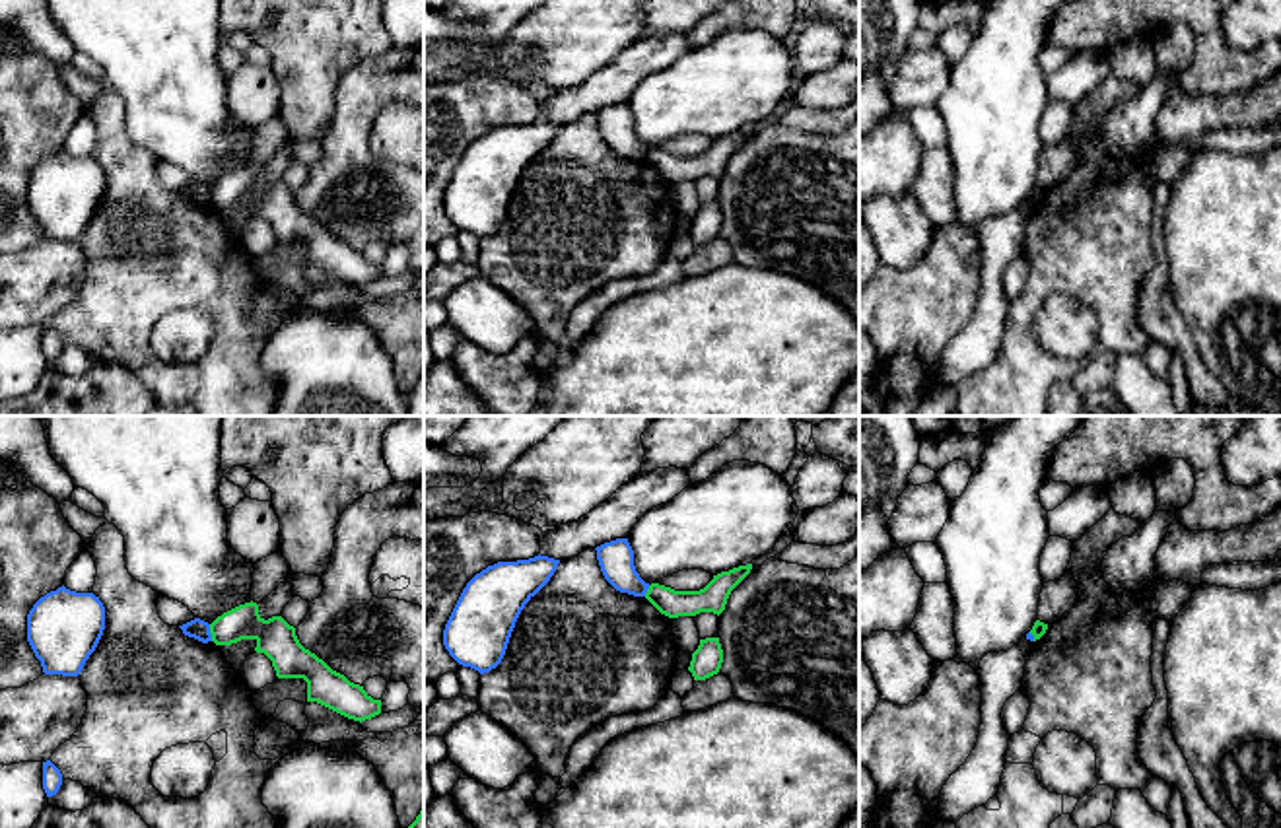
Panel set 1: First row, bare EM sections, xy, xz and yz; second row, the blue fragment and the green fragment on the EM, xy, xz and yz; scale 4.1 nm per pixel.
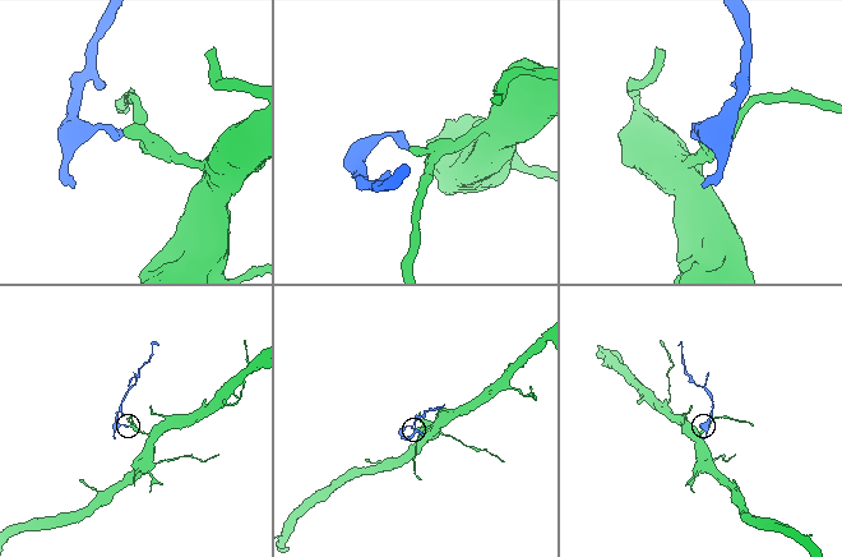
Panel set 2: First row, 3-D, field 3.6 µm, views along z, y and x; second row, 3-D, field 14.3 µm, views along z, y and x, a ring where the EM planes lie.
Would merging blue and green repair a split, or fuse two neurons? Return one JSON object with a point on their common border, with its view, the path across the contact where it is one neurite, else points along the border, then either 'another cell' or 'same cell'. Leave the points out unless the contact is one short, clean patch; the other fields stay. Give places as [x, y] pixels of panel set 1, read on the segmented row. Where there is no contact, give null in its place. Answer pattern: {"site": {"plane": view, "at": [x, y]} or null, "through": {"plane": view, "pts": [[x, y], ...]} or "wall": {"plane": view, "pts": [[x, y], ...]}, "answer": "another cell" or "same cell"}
{"site": {"plane": "xy", "at": [208, 632]}, "wall": {"plane": "xy", "pts": [[208, 624], [212, 640]]}, "answer": "another cell"}

